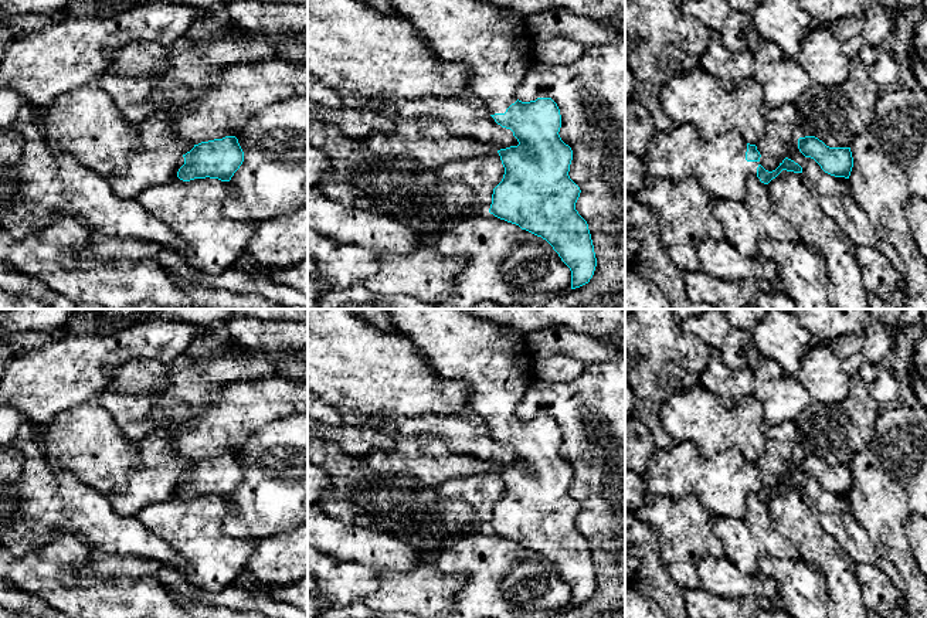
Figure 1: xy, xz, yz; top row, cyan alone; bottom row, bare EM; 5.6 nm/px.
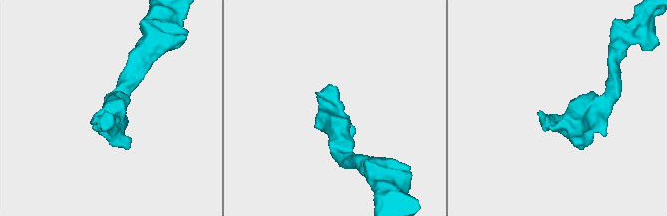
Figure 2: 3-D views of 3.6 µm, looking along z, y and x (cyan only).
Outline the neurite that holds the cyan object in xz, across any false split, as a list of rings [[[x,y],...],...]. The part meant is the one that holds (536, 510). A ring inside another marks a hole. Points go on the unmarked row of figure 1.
[[[388,309],[394,329],[407,335],[429,360],[434,371],[471,386],[471,411],[488,425],[492,437],[510,446],[517,464],[498,468],[505,492],[493,506],[489,530],[546,557],[571,588],[571,607],[590,600],[597,575],[587,539],[575,527],[580,505],[570,496],[573,468],[558,449],[561,432],[551,415],[522,420],[517,407],[533,383],[533,356],[526,336],[472,315],[469,309]]]

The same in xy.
[[[225,454],[194,462],[183,475],[184,482],[177,489],[180,498],[210,495],[230,499],[244,479],[244,469],[235,454]]]

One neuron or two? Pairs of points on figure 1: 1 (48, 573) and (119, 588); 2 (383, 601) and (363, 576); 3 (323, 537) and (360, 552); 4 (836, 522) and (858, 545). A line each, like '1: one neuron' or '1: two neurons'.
1: one neuron
2: two neurons
3: one neuron
4: one neuron

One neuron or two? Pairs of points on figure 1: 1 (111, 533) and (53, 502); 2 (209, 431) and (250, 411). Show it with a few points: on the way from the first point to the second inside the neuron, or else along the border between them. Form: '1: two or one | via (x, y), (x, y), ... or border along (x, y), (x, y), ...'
1: one | via (97, 523), (87, 513), (67, 506)
2: one | via (218, 428), (240, 411)

